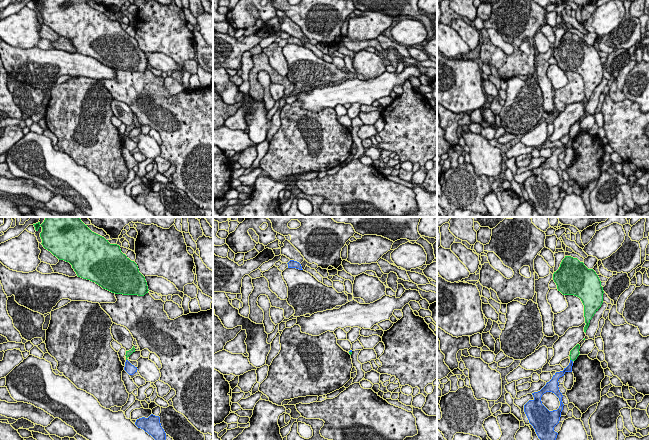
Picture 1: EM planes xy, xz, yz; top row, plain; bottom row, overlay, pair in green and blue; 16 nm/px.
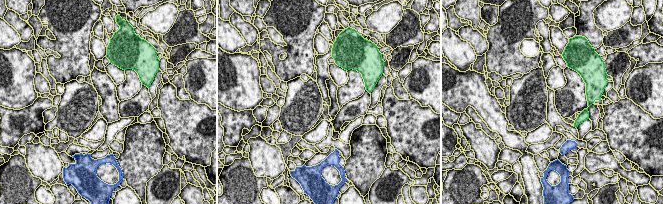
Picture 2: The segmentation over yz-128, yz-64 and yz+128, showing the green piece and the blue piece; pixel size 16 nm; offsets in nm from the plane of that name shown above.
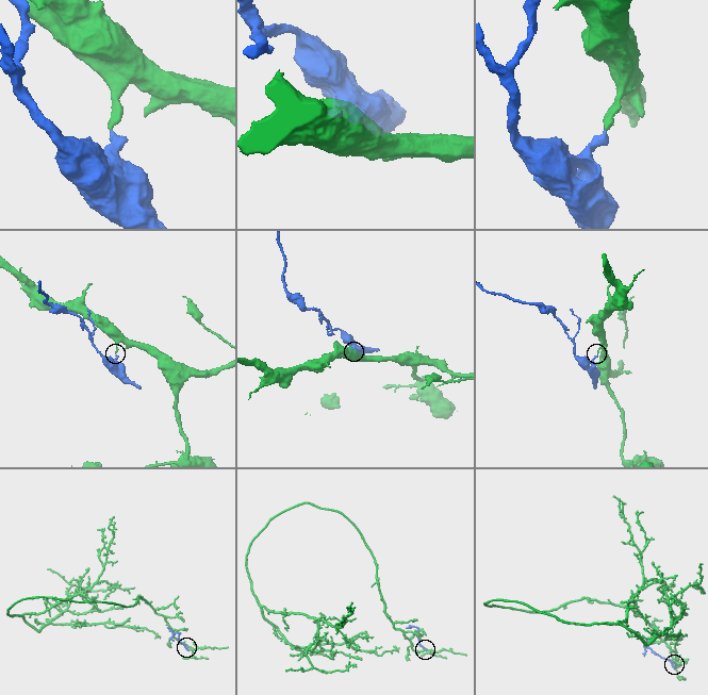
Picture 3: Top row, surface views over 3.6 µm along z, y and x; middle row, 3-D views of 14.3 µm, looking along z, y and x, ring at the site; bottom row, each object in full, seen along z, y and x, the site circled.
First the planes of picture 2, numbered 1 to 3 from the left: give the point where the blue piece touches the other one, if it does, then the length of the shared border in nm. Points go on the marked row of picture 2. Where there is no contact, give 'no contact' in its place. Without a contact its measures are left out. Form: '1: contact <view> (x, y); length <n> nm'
1: no contact
2: no contact
3: no contact

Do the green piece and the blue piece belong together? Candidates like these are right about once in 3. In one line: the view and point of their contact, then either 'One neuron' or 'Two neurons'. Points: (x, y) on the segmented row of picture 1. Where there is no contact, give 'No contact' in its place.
Touches green at yz (571, 359). One neuron

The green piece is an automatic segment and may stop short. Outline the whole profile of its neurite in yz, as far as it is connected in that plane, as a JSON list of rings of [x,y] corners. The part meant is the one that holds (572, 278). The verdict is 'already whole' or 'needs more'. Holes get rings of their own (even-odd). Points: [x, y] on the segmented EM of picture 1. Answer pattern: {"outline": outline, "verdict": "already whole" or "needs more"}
{"outline": [[[565,256],[559,269],[554,272],[553,280],[563,295],[574,295],[581,299],[584,305],[586,333],[590,320],[603,303],[604,291],[598,275],[577,258]]], "verdict": "already whole"}

